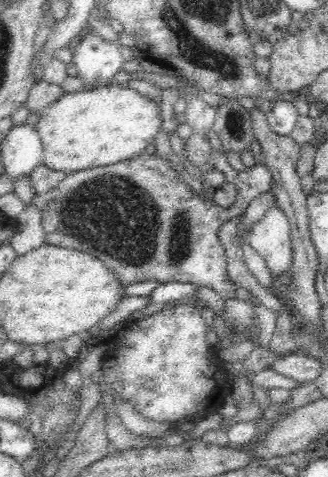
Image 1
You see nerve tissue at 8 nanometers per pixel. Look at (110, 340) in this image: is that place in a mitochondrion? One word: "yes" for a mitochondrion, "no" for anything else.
no

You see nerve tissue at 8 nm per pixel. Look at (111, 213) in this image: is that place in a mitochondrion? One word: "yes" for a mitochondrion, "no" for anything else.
yes

